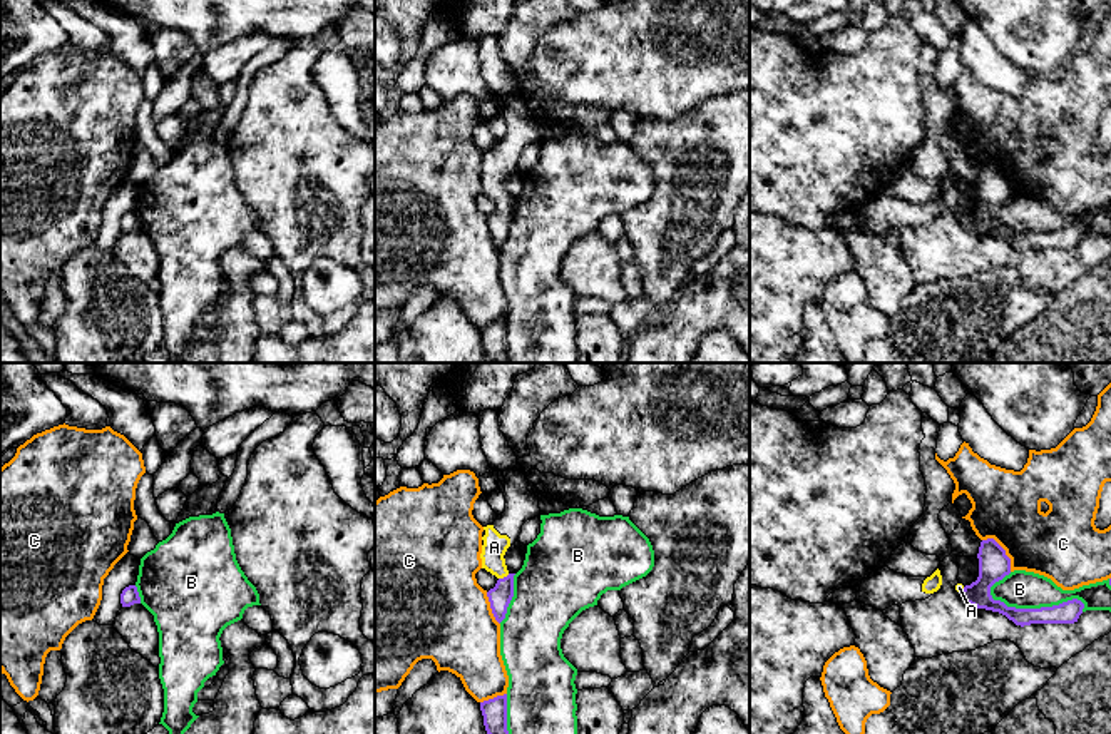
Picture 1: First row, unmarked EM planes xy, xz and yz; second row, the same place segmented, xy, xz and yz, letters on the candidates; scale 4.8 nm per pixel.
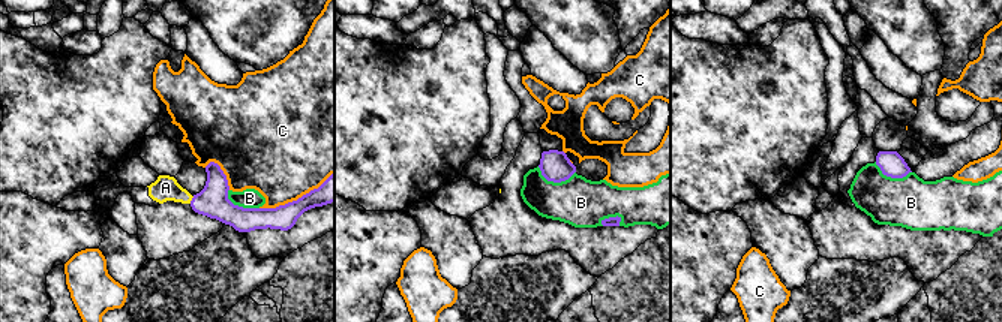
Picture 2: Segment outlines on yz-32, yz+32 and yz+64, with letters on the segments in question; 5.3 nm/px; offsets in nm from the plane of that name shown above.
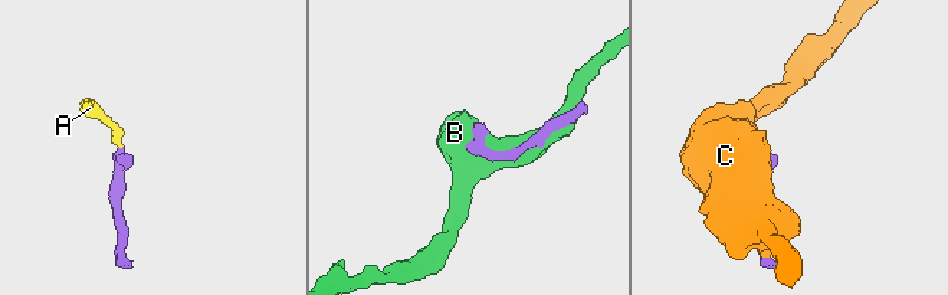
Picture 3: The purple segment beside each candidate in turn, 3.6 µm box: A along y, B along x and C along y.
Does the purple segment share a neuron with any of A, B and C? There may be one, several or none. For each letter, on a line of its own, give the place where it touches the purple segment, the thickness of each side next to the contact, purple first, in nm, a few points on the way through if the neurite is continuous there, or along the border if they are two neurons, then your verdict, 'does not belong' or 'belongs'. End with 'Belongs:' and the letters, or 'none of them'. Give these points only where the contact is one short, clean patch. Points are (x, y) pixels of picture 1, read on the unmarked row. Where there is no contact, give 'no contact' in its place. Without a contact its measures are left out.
A: meets purple in xz at (504, 203); 110 nm thick on the purple side, 120 nm on the other; runs through xz (501, 221), (504, 203), (494, 188), (494, 173); belongs
B: meets purple in yz at (1034, 234); 110 nm thick on the purple side, 180 nm on the other; does not belong
C: meets purple in yz at (1004, 176); 150 nm thick on the purple side, 340 nm on the other; does not belong
Belongs: A

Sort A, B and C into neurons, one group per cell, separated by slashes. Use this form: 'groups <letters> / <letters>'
groups A / B / C

